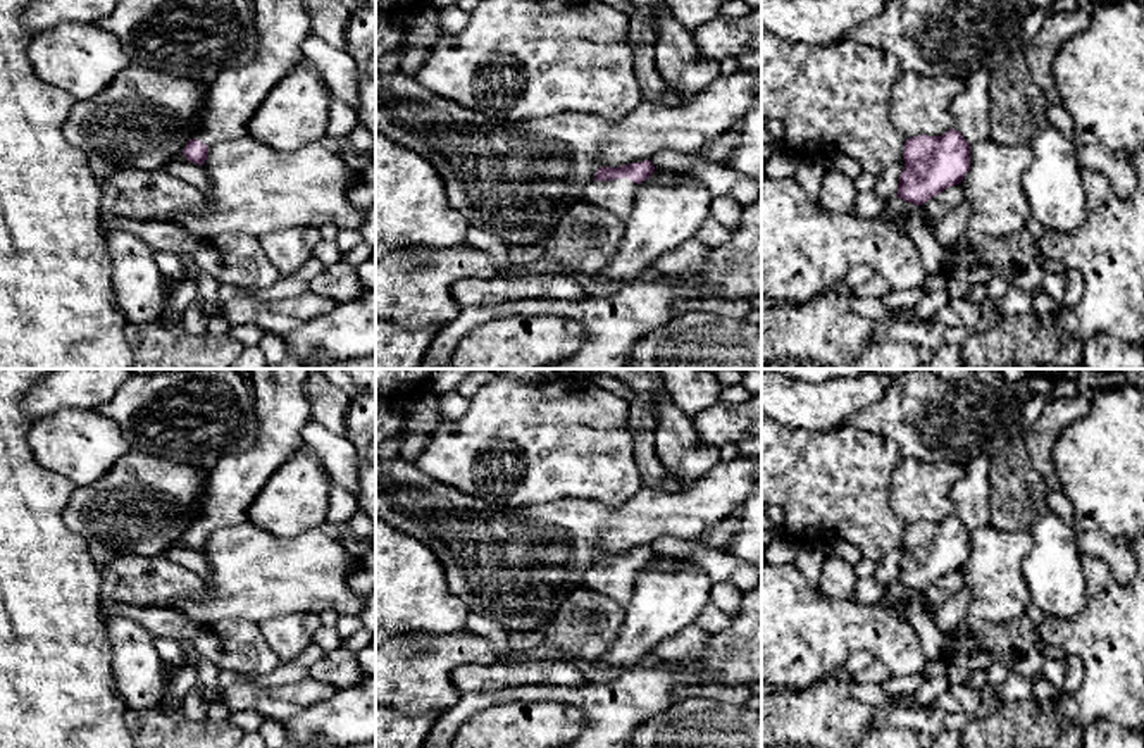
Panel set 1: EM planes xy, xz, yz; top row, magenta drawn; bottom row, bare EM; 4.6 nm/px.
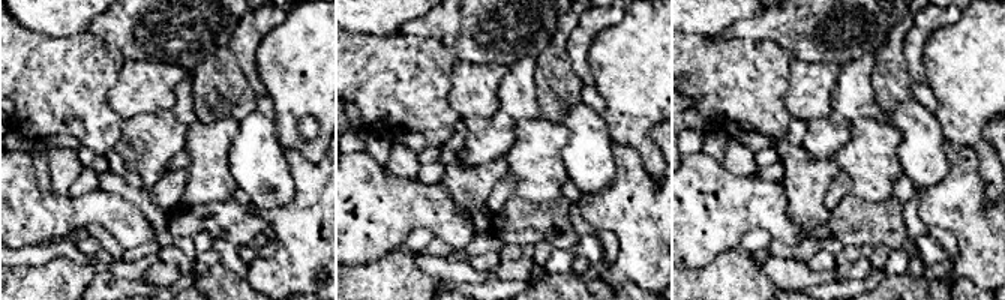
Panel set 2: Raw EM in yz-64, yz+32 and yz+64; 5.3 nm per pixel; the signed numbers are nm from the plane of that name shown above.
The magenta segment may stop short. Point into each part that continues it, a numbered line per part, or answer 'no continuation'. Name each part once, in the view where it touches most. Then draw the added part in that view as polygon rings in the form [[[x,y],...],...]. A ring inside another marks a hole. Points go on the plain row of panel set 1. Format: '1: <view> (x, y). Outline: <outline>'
1: xz (617, 581). Outline: [[[627,564],[612,567],[593,567],[586,572],[581,586],[605,595],[622,607],[631,600],[637,570]]]

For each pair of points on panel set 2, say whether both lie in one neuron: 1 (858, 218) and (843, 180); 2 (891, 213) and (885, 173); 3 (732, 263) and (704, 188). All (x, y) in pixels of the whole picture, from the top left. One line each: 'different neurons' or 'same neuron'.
1: different neurons
2: different neurons
3: different neurons

